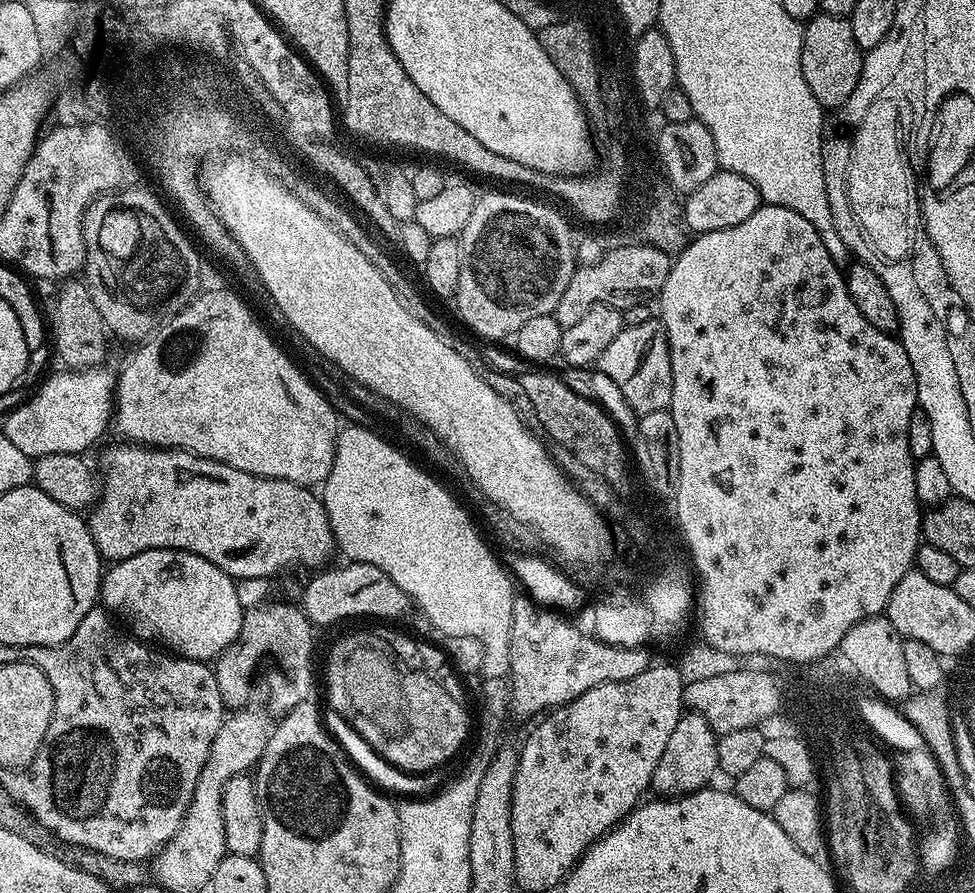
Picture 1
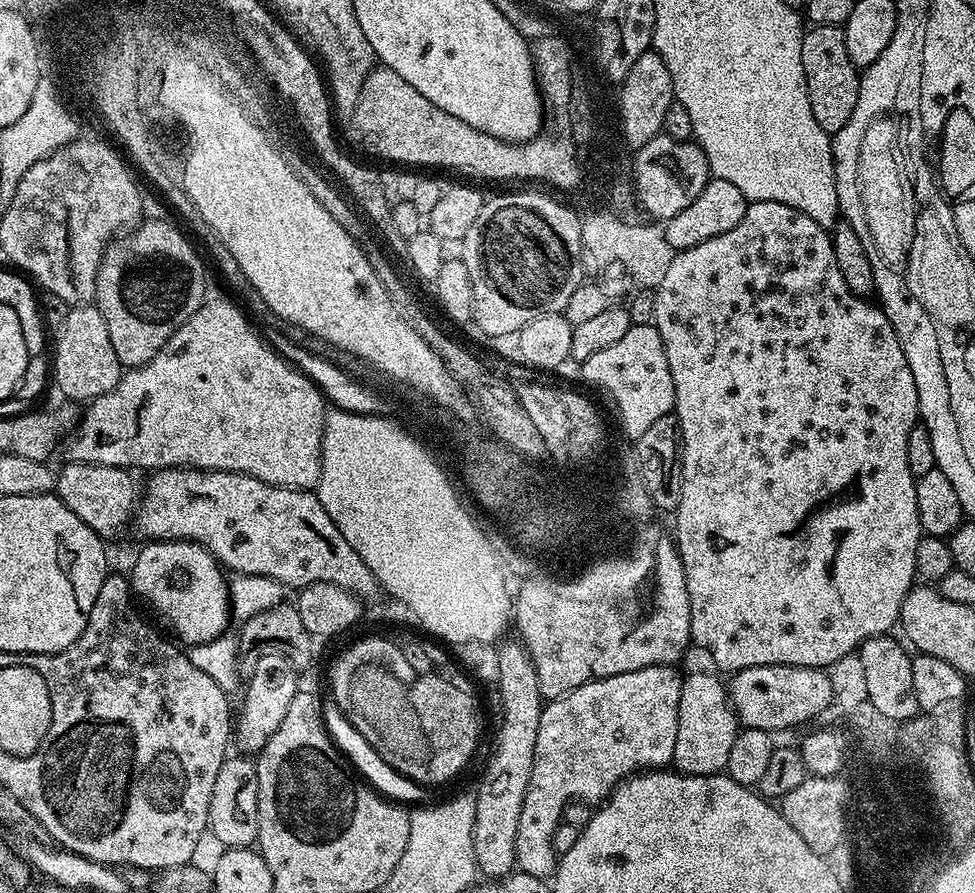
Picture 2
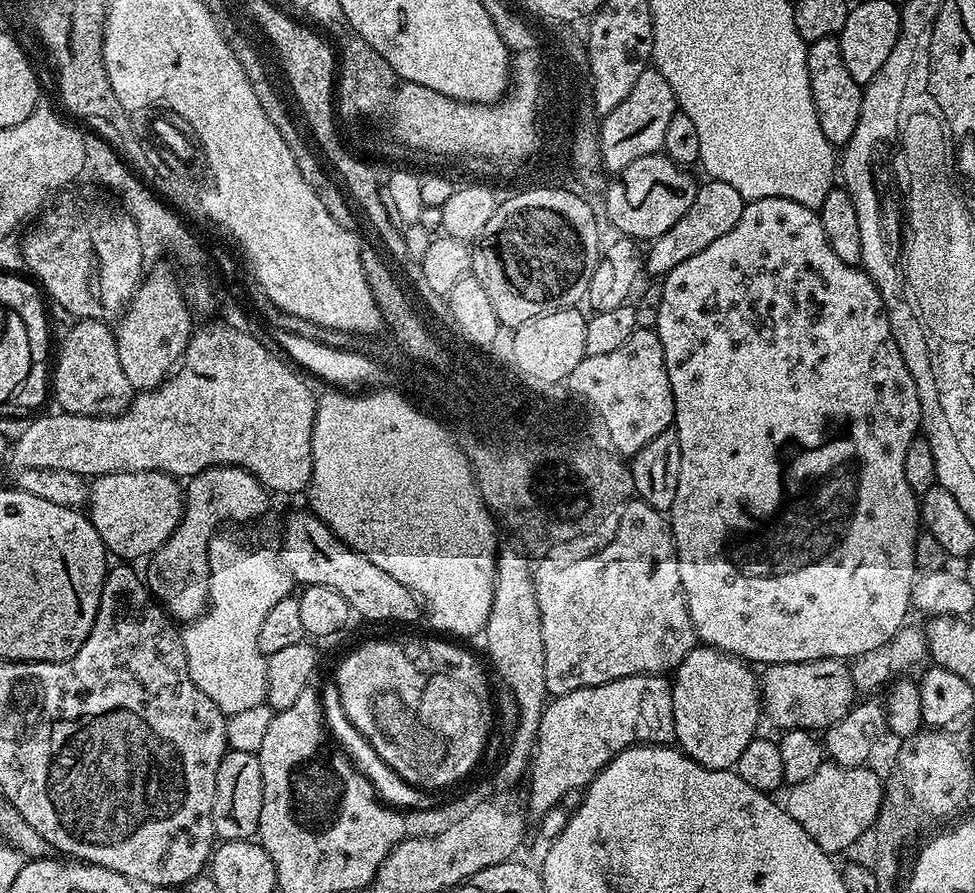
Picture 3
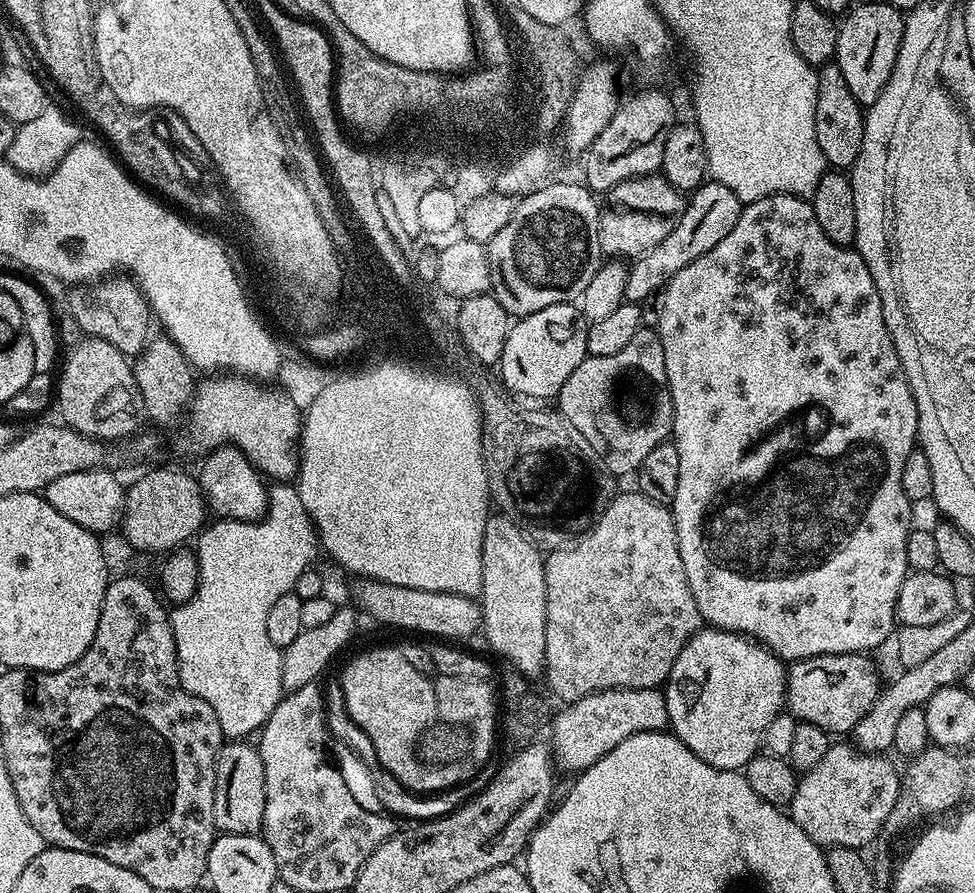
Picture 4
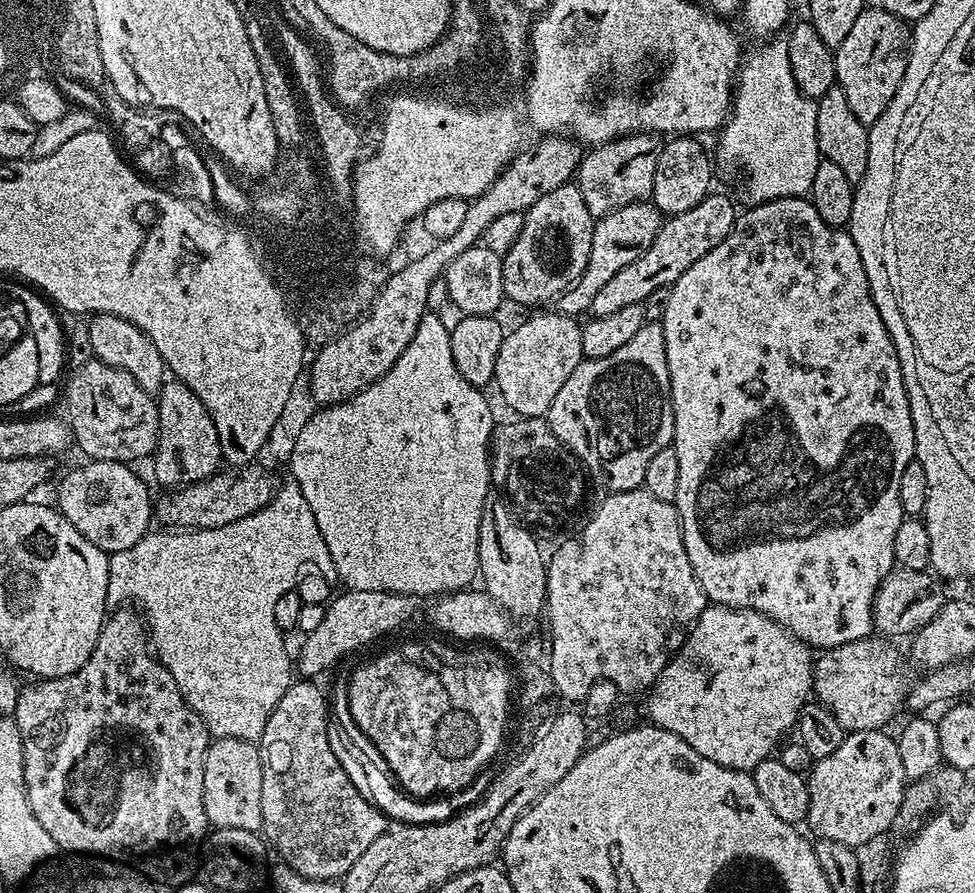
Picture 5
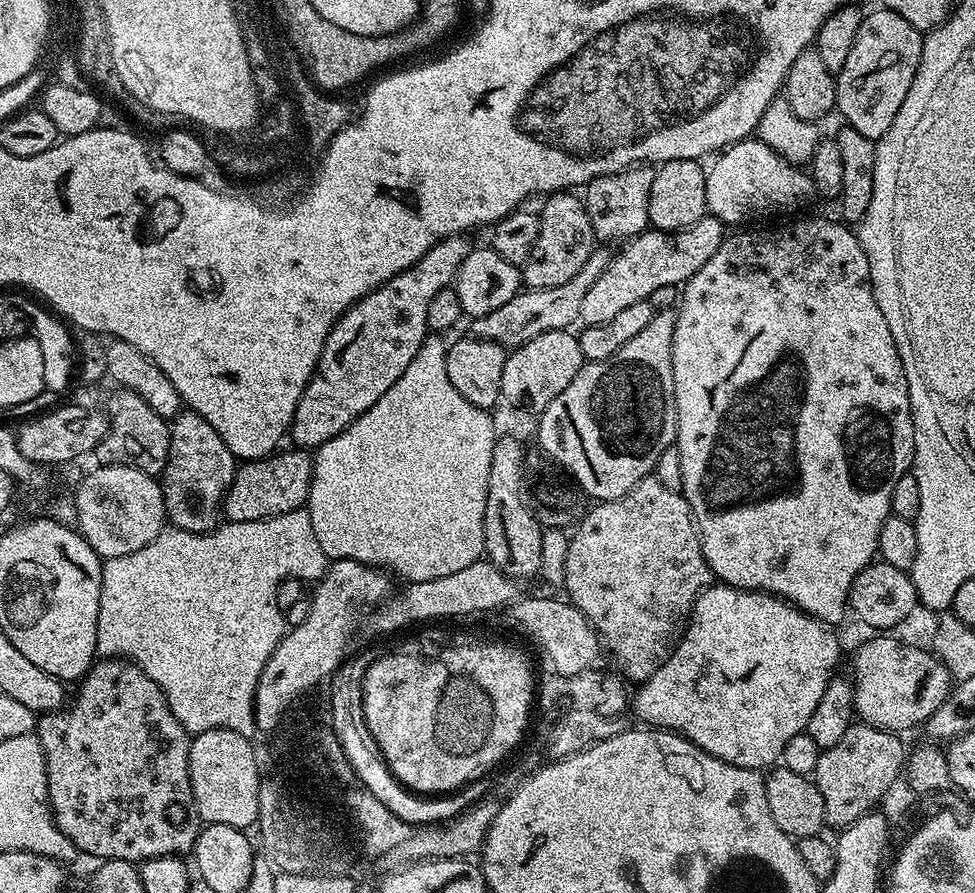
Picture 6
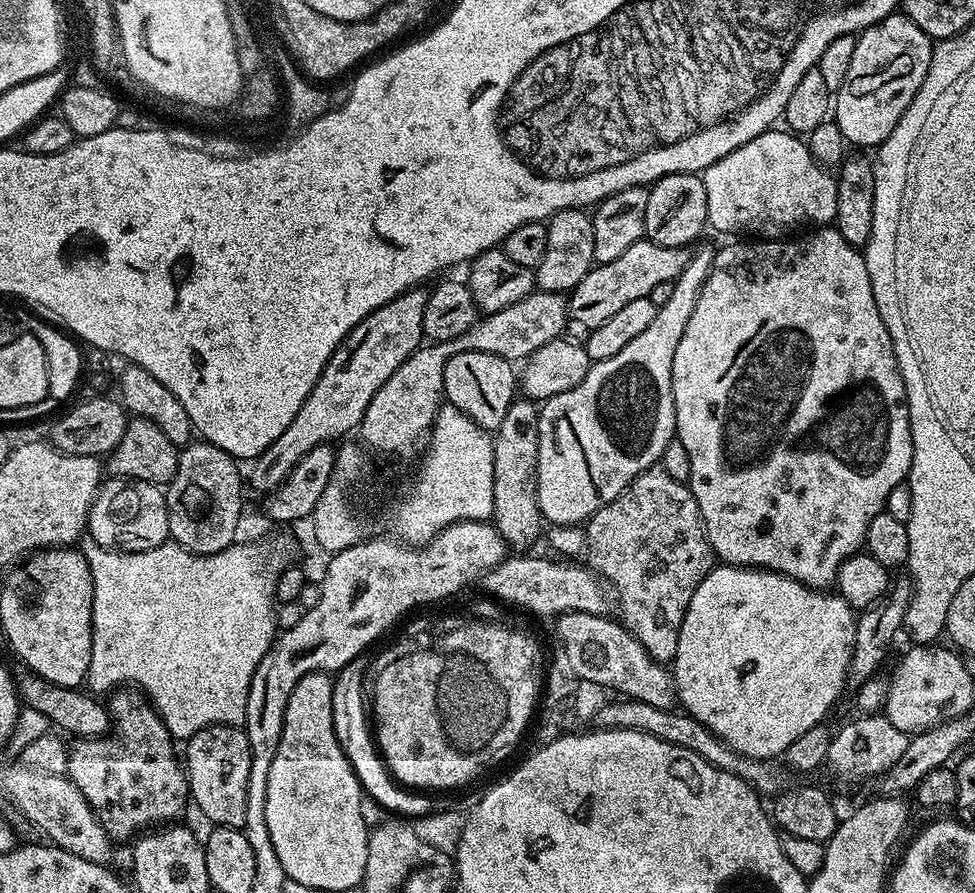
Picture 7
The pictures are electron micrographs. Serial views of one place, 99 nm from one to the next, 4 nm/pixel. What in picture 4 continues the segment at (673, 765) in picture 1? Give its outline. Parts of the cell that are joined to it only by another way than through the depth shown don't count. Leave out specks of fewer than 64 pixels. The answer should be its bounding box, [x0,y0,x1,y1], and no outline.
[662,627,786,772]

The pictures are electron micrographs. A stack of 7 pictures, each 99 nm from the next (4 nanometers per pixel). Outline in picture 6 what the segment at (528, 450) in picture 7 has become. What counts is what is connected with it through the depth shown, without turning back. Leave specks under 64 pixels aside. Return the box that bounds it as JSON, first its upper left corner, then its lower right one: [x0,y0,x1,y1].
[484,435,544,580]

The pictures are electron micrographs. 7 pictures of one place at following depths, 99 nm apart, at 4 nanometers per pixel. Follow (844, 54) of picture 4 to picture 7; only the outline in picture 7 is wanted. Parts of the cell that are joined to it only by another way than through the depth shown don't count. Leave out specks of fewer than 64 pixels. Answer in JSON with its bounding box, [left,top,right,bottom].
[834,14,933,150]

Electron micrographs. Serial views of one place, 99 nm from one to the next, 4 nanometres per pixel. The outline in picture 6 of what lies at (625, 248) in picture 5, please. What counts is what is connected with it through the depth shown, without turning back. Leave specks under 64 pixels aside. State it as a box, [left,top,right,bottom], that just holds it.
[470,246,610,350]

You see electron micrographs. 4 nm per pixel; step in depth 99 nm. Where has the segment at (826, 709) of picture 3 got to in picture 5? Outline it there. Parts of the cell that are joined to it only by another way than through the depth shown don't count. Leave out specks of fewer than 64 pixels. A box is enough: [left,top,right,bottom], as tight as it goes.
[812,634,910,733]

